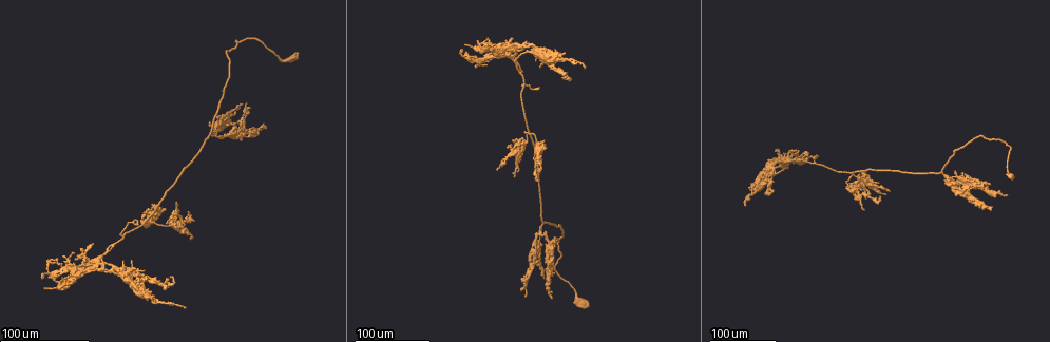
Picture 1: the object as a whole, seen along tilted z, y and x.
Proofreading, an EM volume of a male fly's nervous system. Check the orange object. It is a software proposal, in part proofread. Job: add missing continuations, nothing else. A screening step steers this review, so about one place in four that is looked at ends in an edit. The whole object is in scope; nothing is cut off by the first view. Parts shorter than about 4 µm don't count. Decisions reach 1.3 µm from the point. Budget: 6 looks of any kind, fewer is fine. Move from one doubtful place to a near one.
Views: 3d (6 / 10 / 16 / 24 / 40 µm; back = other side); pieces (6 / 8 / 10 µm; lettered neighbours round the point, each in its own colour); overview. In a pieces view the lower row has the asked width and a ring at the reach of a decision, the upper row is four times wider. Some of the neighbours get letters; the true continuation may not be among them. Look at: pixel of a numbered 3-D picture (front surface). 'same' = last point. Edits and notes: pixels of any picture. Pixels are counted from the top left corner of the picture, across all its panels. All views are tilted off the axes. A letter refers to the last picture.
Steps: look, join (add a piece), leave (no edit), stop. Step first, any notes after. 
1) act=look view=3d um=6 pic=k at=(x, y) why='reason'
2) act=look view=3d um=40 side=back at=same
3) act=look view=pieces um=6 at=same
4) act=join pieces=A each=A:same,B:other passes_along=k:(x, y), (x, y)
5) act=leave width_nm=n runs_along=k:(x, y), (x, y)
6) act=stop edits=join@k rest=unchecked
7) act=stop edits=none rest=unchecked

act=look view=3d um=40 pic=1 at=(59, 286) why='thin end'

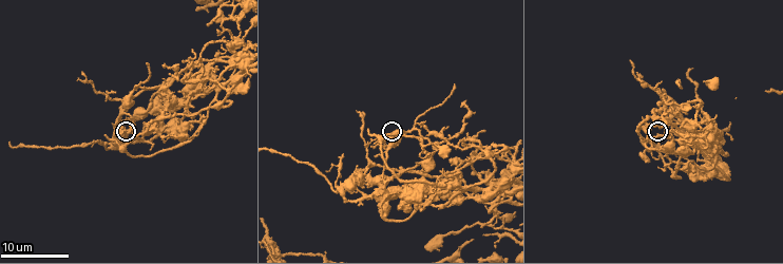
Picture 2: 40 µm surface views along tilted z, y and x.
act=look view=pieces um=6 pic=2 at=(113, 125) why='see the neighbours'

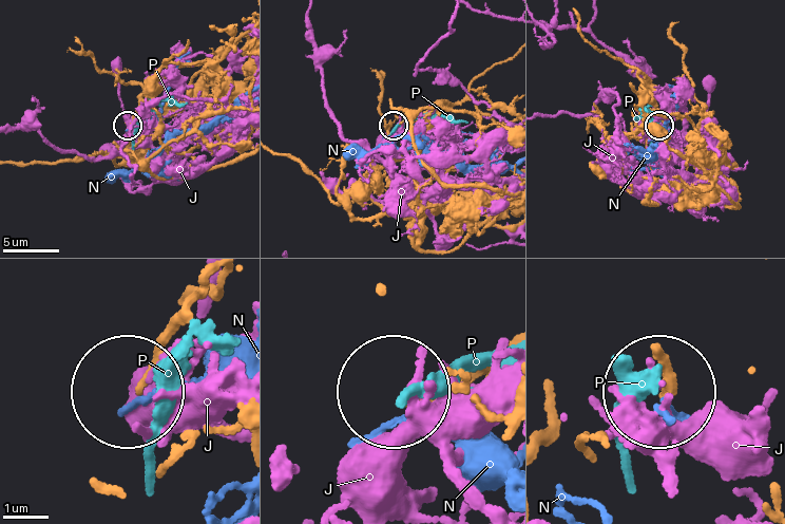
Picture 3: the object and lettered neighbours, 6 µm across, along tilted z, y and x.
act=leave each=J:other,N:other,P:other runs_along=3:(186, 329), (138, 385) found='none of them fits'

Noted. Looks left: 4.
act=look view=3d um=40 pic=1 at=(58, 272) why='free end'

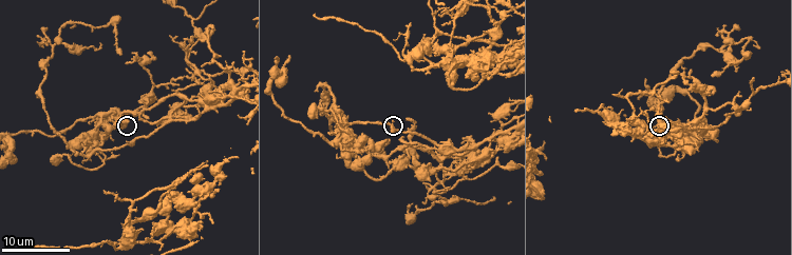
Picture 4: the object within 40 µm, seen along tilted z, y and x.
act=look view=pieces um=10 pic=4 at=(387, 142) why='what lies round it'

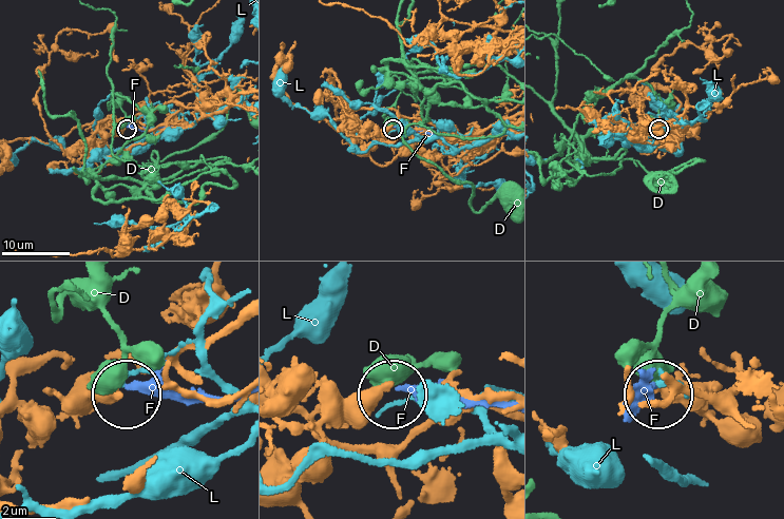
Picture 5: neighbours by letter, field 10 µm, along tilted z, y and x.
act=leave each=D:other,F:other,L:other found='no lettered piece goes on from it'

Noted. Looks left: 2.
act=stop edits=none rest=unchecked

